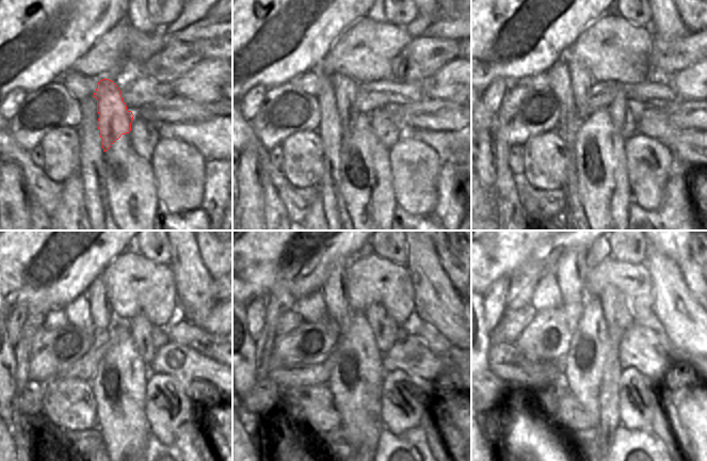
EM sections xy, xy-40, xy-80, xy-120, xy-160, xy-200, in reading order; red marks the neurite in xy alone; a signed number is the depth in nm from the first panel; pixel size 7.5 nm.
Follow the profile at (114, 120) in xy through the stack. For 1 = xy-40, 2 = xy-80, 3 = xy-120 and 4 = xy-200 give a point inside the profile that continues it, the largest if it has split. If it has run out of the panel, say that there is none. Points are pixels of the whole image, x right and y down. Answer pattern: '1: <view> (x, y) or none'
1: xy-40 (346, 88)
2: xy-80 (580, 77)
3: xy-120 (103, 317)
4: xy-200 (571, 270)

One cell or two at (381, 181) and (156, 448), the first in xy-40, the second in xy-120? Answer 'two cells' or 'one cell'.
two cells

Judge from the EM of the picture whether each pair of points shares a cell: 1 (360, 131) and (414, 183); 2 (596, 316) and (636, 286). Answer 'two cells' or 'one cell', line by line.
1: two cells
2: two cells

